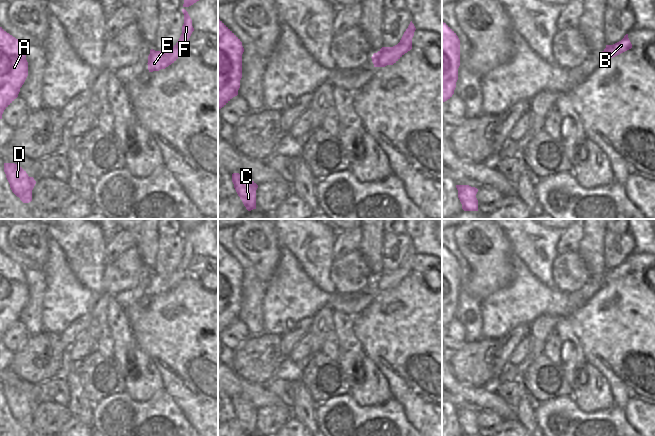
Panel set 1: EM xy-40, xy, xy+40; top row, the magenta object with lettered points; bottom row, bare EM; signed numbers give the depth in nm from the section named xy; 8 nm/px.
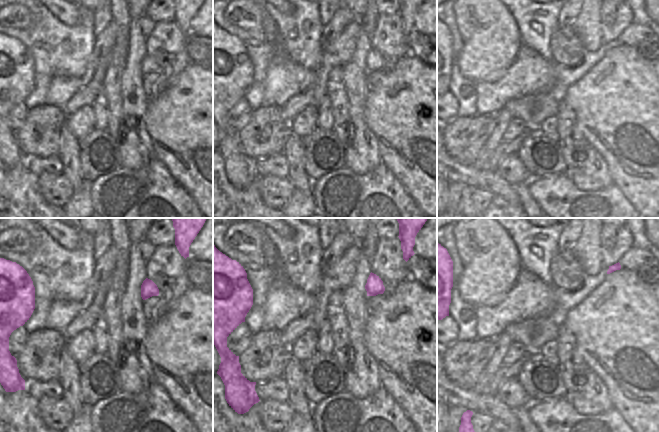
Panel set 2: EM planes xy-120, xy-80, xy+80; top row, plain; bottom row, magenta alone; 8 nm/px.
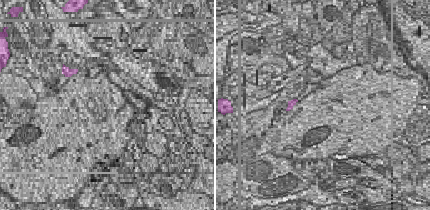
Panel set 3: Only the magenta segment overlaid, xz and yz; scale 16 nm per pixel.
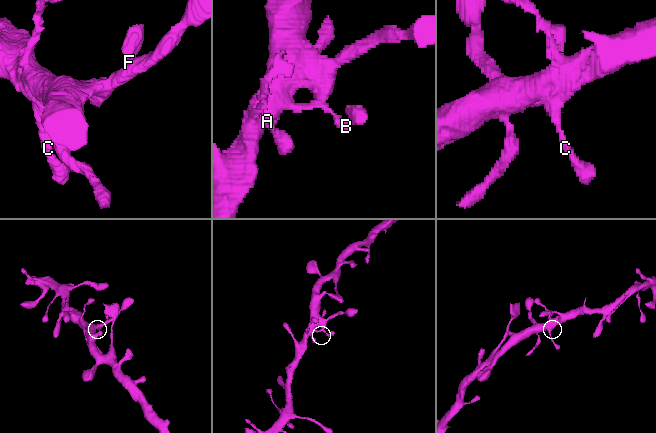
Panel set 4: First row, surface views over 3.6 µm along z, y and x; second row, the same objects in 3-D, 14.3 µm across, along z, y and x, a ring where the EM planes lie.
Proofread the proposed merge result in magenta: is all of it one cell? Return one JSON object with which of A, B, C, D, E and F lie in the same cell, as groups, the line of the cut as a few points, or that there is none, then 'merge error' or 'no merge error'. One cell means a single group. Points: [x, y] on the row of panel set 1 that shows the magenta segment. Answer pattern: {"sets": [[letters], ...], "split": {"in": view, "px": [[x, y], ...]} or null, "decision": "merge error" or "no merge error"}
{"sets": [["A", "B", "C", "D", "E", "F"]], "split": null, "decision": "no merge error"}

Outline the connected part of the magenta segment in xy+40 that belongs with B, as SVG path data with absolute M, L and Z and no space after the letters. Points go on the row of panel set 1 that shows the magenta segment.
M628 34L624 36L624 38L613 44L613 45L606 45L606 48L600 53L603 60L611 59L629 49L632 48L632 44L628 38Z

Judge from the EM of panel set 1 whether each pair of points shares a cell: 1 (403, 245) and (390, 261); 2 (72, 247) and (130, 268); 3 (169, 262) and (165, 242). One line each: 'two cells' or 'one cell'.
1: one cell
2: two cells
3: one cell

